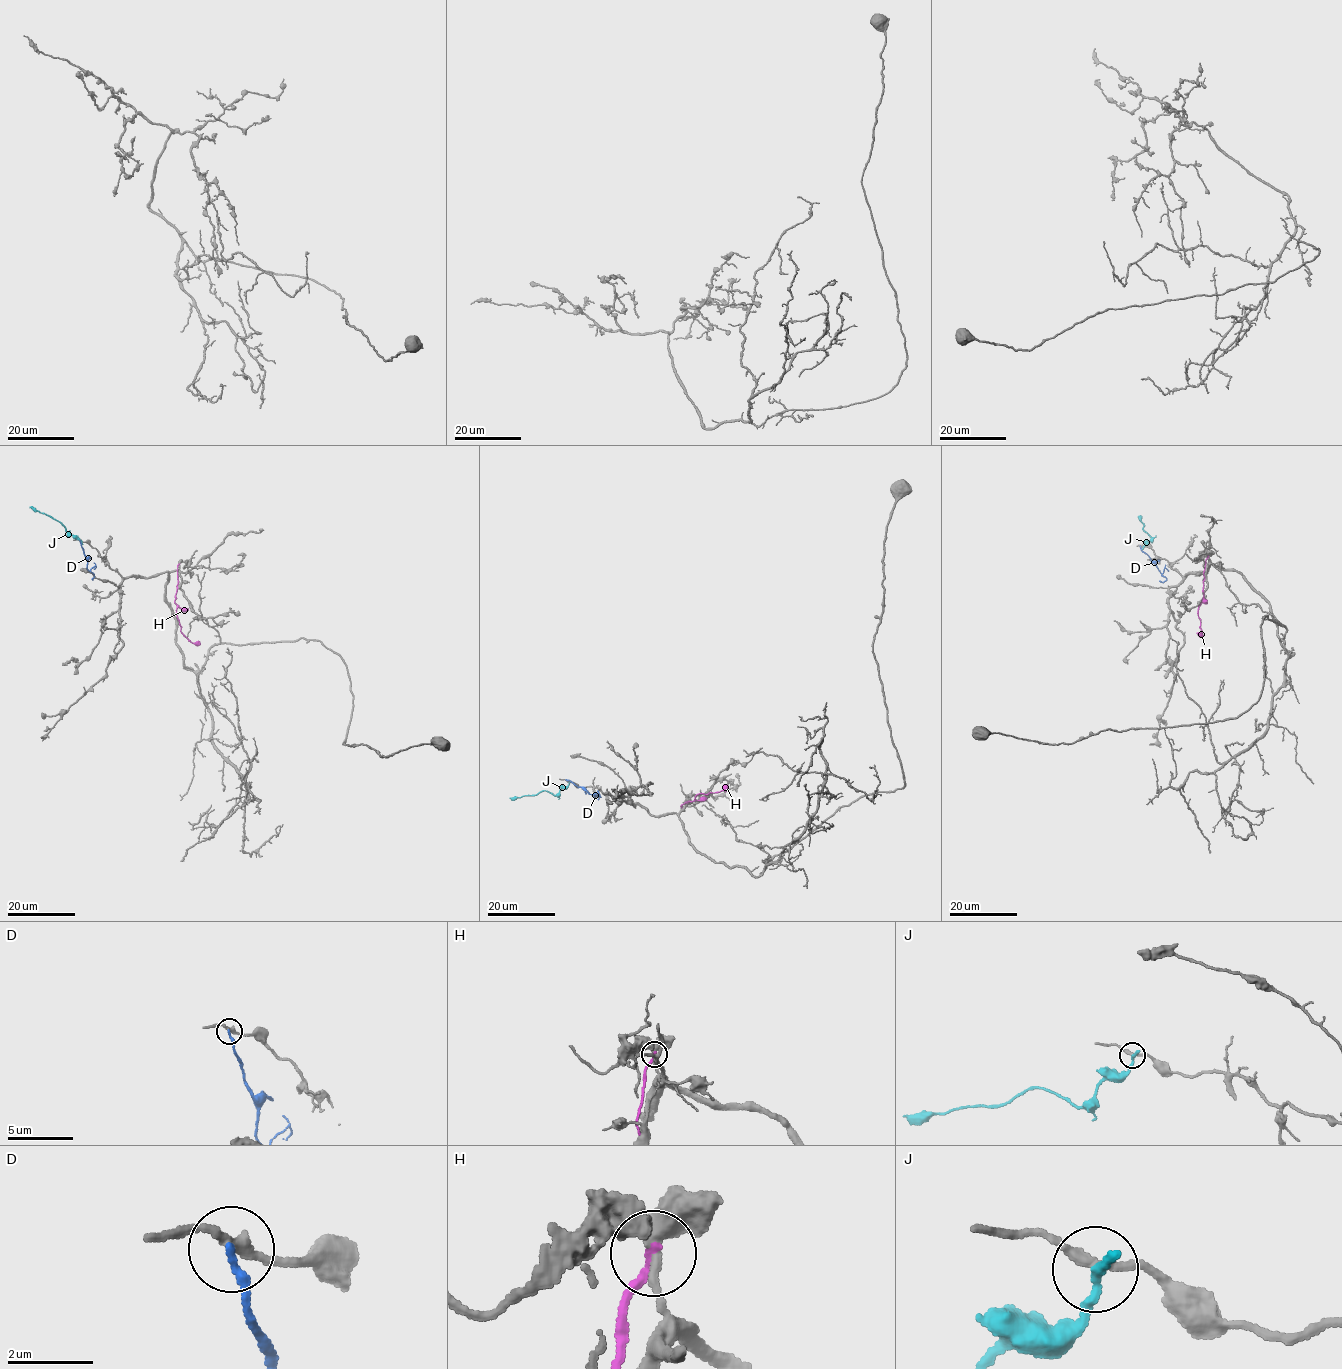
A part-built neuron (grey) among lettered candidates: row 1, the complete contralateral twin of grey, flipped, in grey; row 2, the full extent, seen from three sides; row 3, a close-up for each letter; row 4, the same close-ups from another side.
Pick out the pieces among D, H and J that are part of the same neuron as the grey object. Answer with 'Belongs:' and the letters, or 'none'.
Belongs: none

